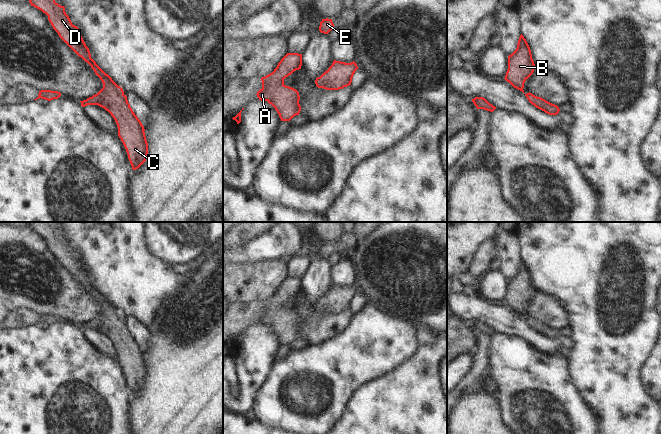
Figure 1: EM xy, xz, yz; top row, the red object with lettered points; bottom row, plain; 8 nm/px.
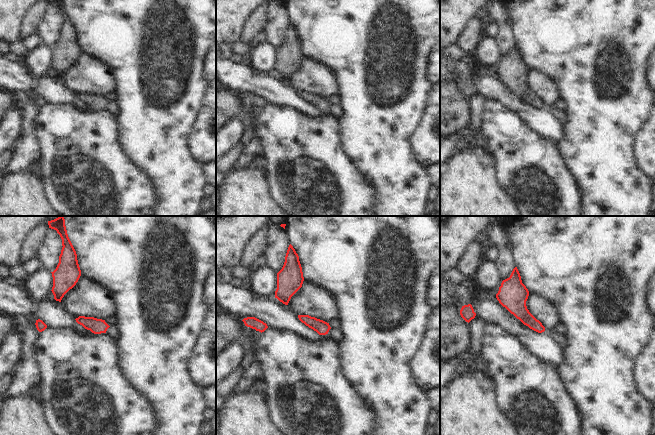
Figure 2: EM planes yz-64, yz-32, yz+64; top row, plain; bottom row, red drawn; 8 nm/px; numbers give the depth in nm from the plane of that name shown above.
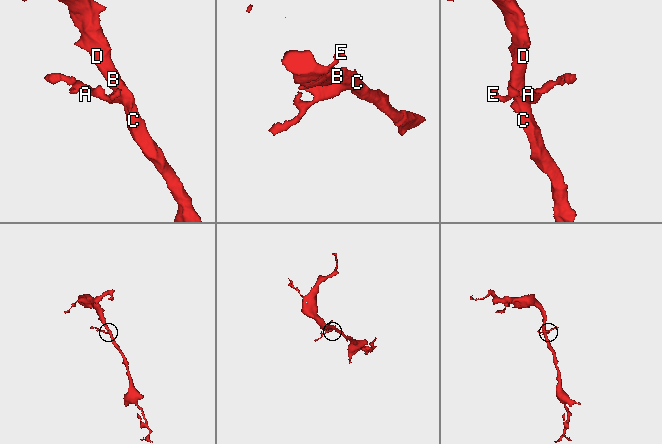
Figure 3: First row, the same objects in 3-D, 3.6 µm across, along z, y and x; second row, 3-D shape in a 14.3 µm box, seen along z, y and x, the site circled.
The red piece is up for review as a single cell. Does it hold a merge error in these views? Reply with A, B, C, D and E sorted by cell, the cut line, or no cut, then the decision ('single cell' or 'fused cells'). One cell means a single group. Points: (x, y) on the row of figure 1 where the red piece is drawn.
A B C D E; no cut; single cell

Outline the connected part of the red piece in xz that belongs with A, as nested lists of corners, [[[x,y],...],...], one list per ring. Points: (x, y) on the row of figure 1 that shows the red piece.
[[[287,53],[272,73],[261,78],[262,88],[256,95],[275,108],[281,121],[290,121],[301,111],[299,92],[284,84],[284,79],[301,66],[302,54]]]

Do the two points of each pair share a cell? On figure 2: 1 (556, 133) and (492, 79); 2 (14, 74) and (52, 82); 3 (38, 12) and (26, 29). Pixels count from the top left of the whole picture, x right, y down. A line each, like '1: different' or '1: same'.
1: same
2: same
3: same

